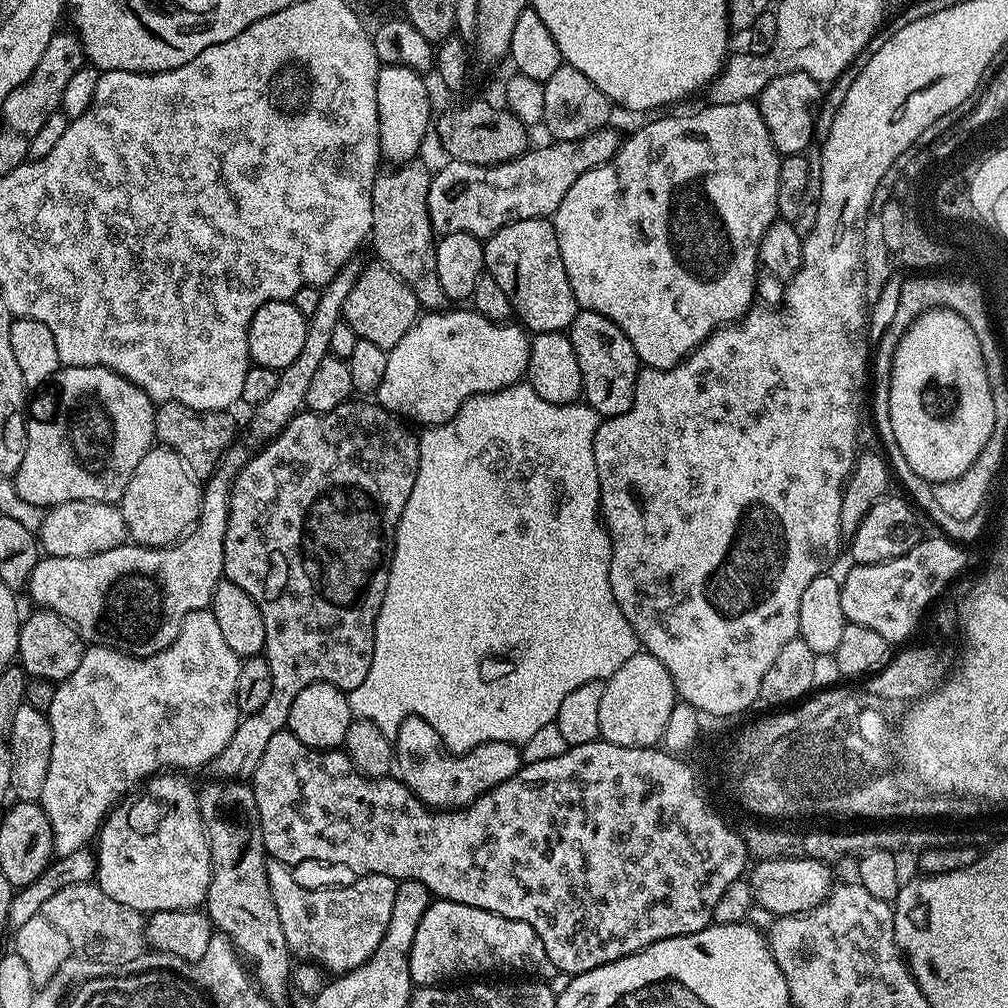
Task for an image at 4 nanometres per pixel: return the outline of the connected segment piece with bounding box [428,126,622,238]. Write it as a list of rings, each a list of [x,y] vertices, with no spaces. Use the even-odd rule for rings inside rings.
[[[605,126],[581,140],[558,140],[548,142],[545,148],[533,147],[504,164],[471,164],[449,159],[445,168],[435,169],[430,182],[428,214],[433,233],[445,236],[465,232],[487,238],[502,226],[519,220],[551,218],[556,215],[566,190],[570,190],[586,170],[608,163],[621,143],[621,133]]]

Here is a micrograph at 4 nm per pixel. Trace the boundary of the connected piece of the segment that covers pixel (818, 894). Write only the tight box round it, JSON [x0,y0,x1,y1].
[747,860,834,917]

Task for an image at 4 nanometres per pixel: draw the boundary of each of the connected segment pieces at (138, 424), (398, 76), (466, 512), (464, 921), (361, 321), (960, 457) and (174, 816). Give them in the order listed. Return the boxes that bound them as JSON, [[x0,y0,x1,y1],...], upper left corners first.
[[14,366,156,510],[376,65,434,162],[348,382,638,754],[410,898,545,986],[343,262,422,350],[889,308,997,484],[94,774,212,914]]

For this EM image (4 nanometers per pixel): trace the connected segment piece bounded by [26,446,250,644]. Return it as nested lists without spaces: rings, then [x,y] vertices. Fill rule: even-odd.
[[[233,446],[224,453],[216,475],[207,477],[203,485],[200,516],[190,531],[174,544],[163,548],[147,548],[144,544],[125,542],[86,558],[45,555],[36,563],[28,579],[26,592],[27,595],[32,595],[32,600],[36,603],[33,605],[49,608],[75,626],[77,622],[84,620],[84,616],[92,616],[92,608],[96,608],[100,592],[104,589],[104,584],[112,580],[112,576],[120,576],[120,572],[149,572],[162,582],[168,611],[168,620],[164,620],[164,637],[168,644],[174,642],[186,614],[205,611],[211,605],[214,590],[224,576],[224,543],[232,482],[241,466],[247,464],[249,459],[250,452],[239,446]]]

